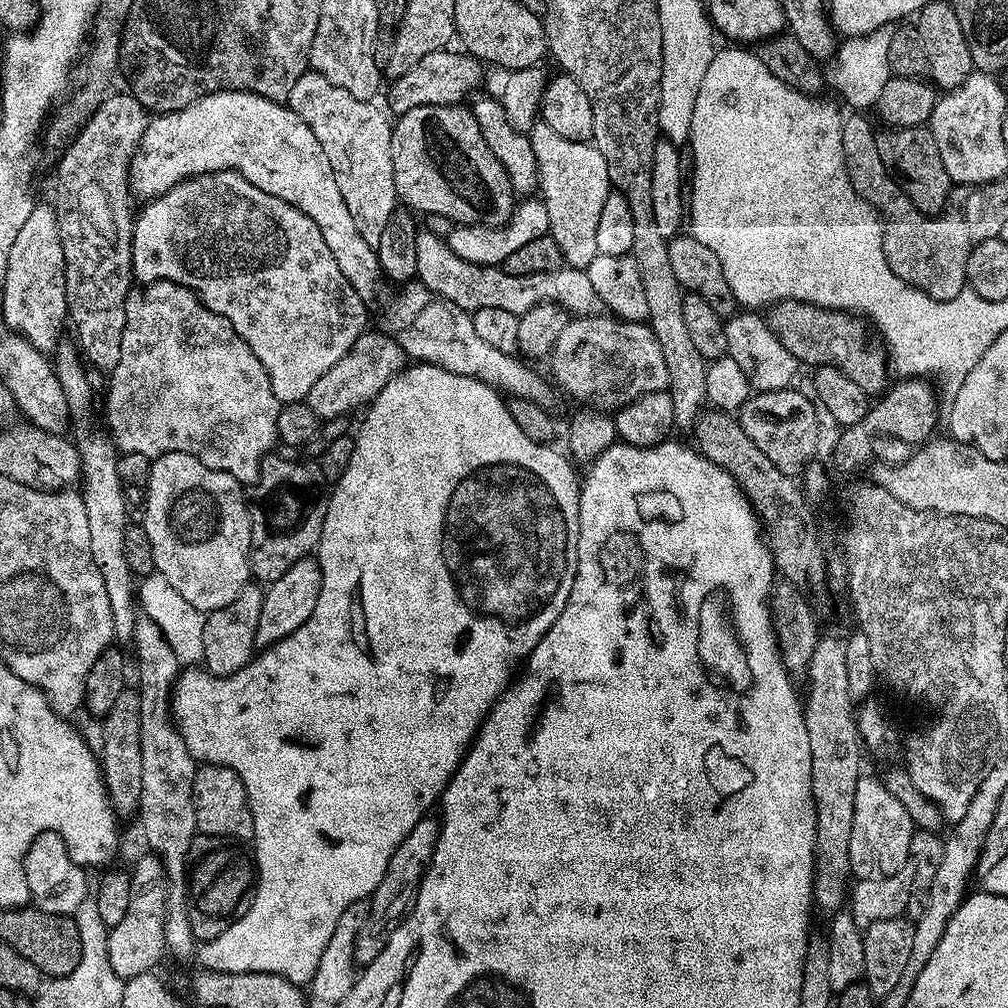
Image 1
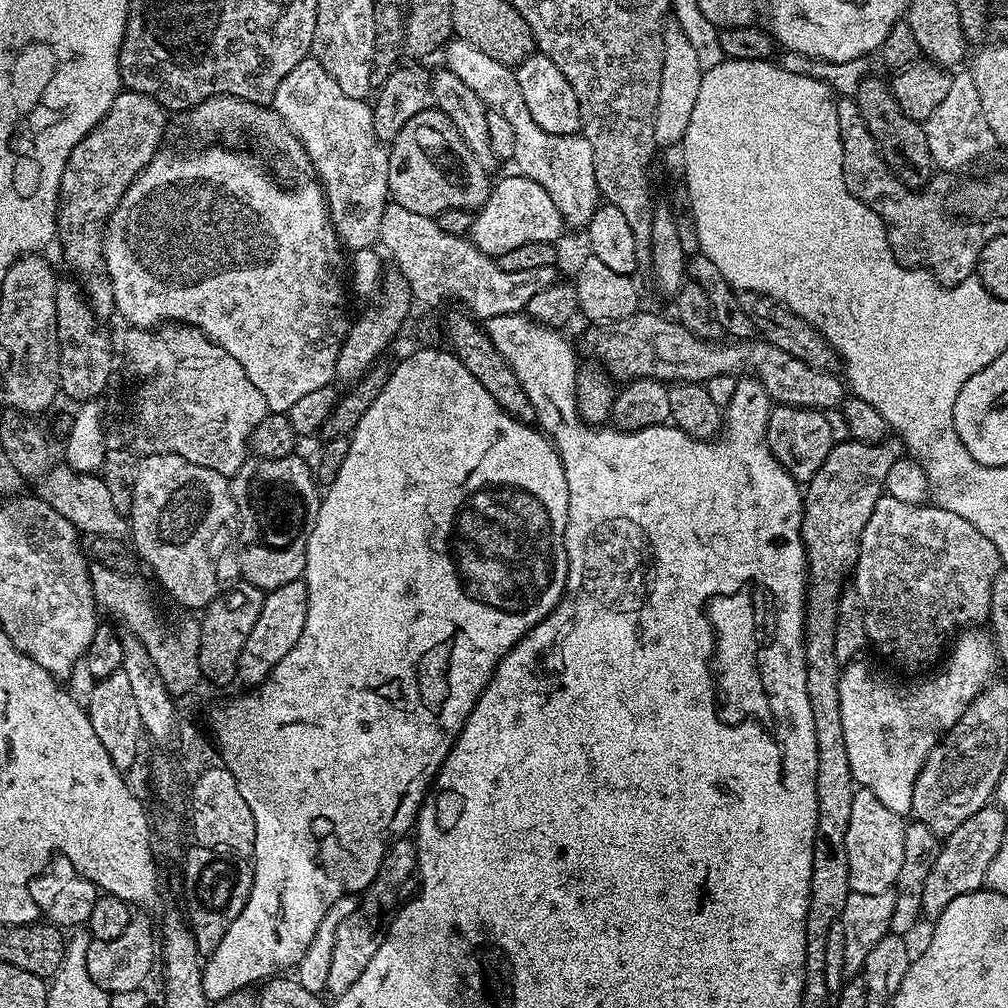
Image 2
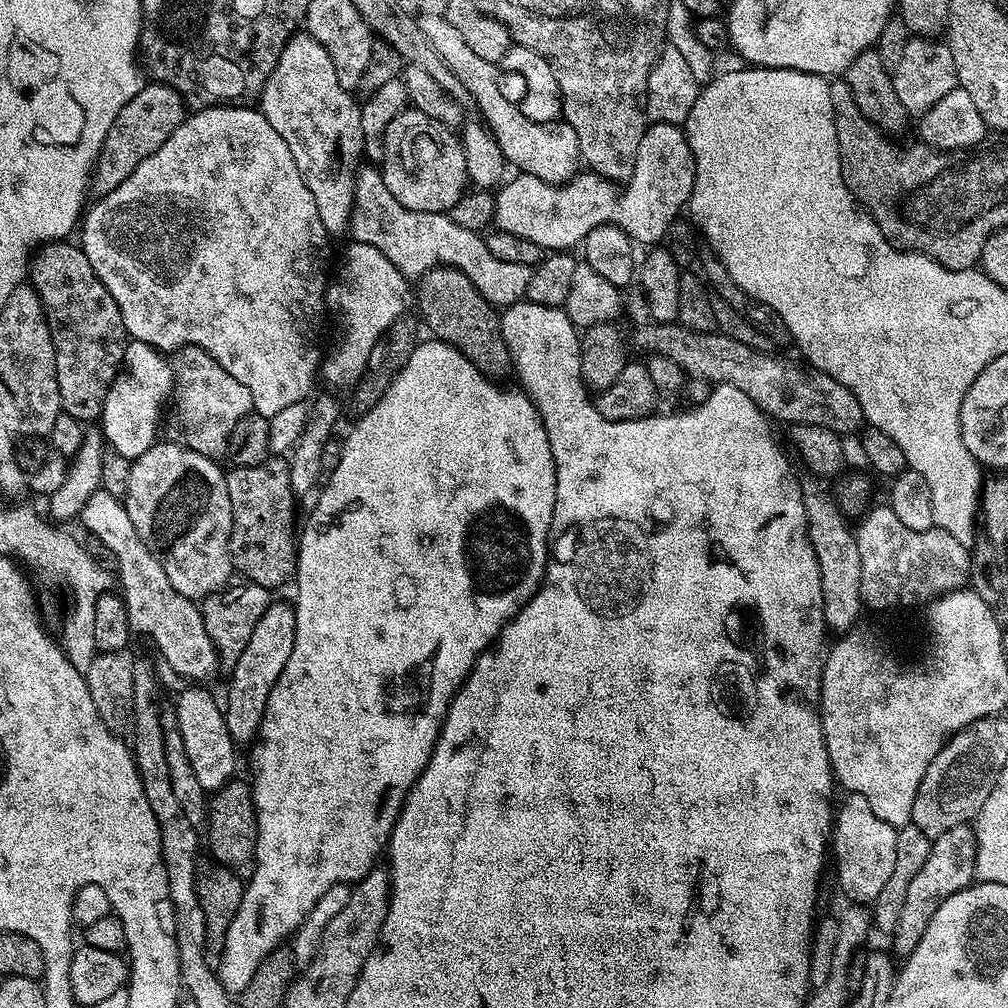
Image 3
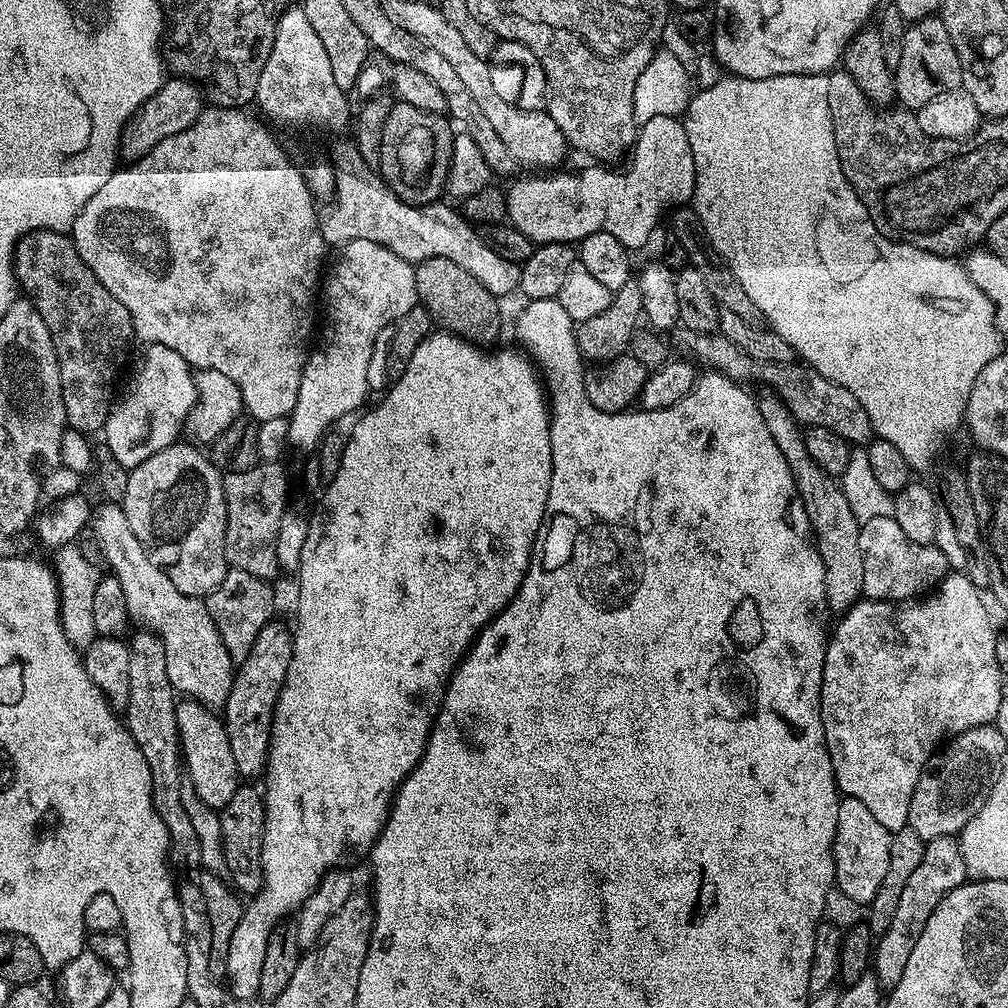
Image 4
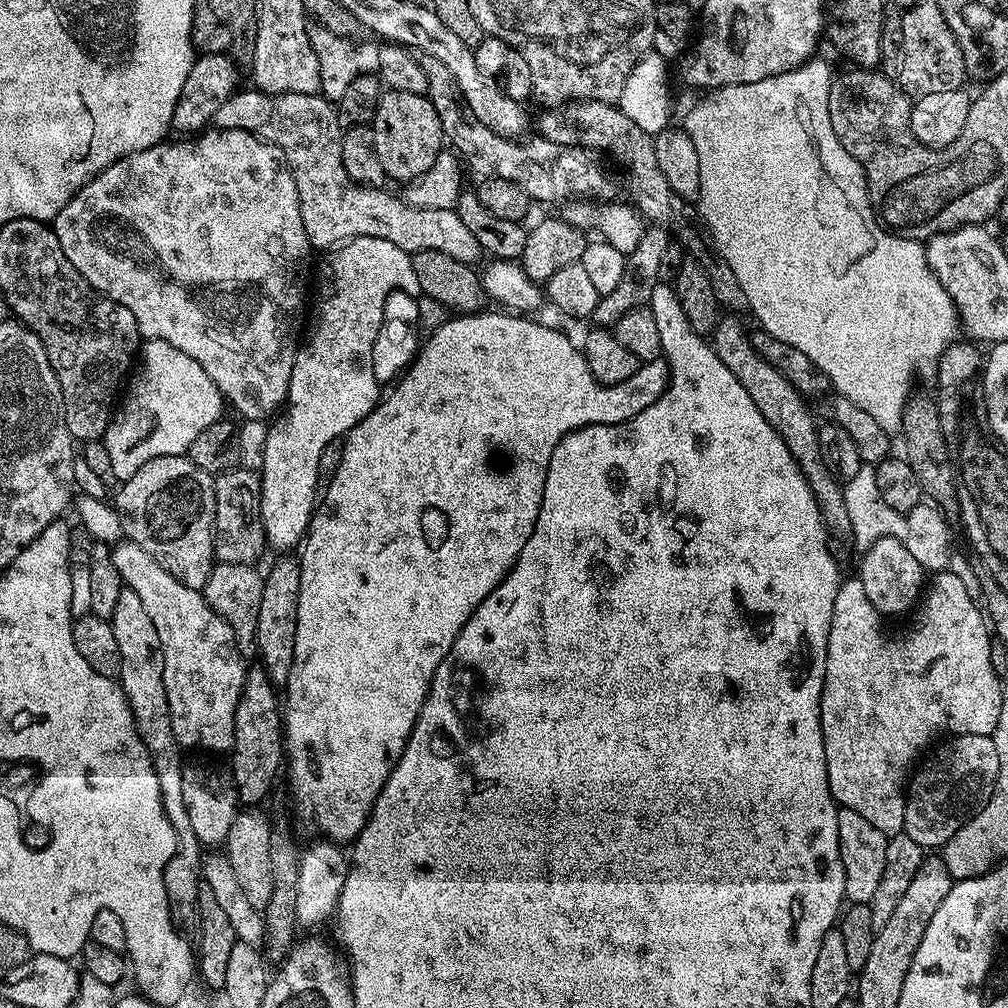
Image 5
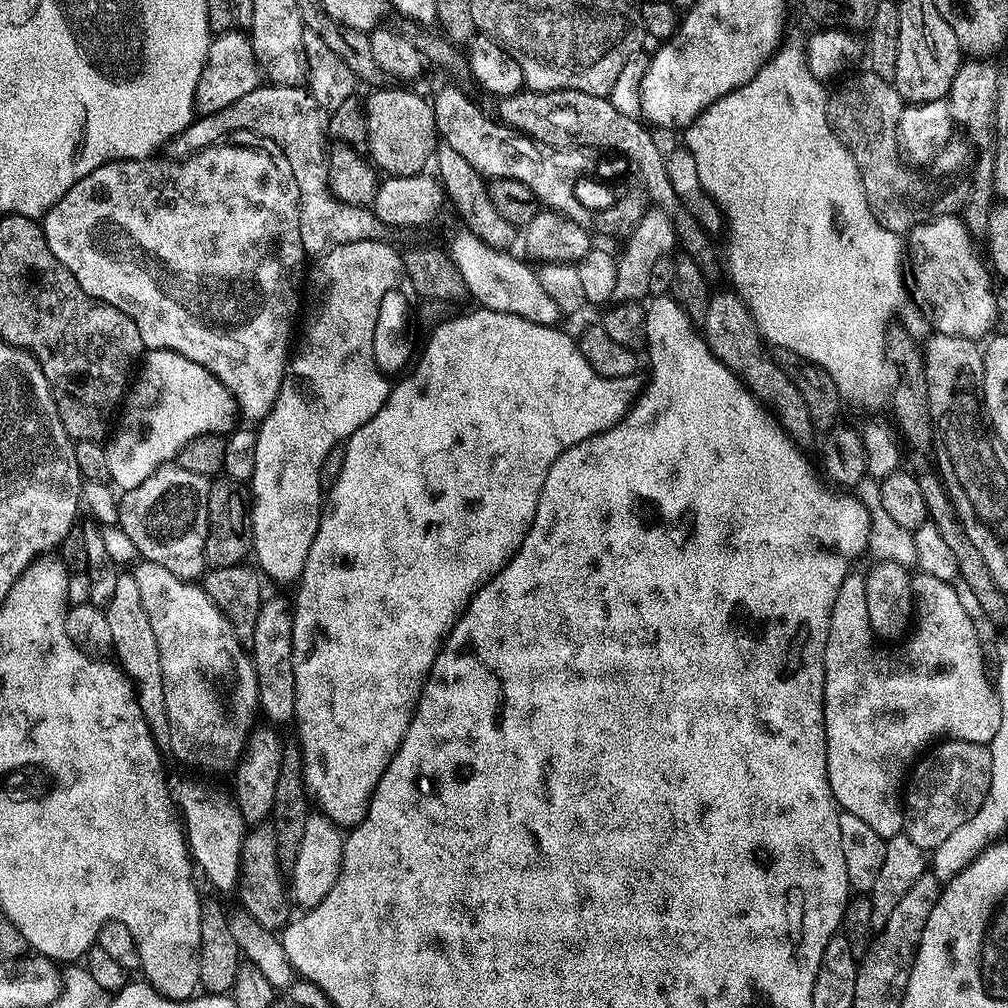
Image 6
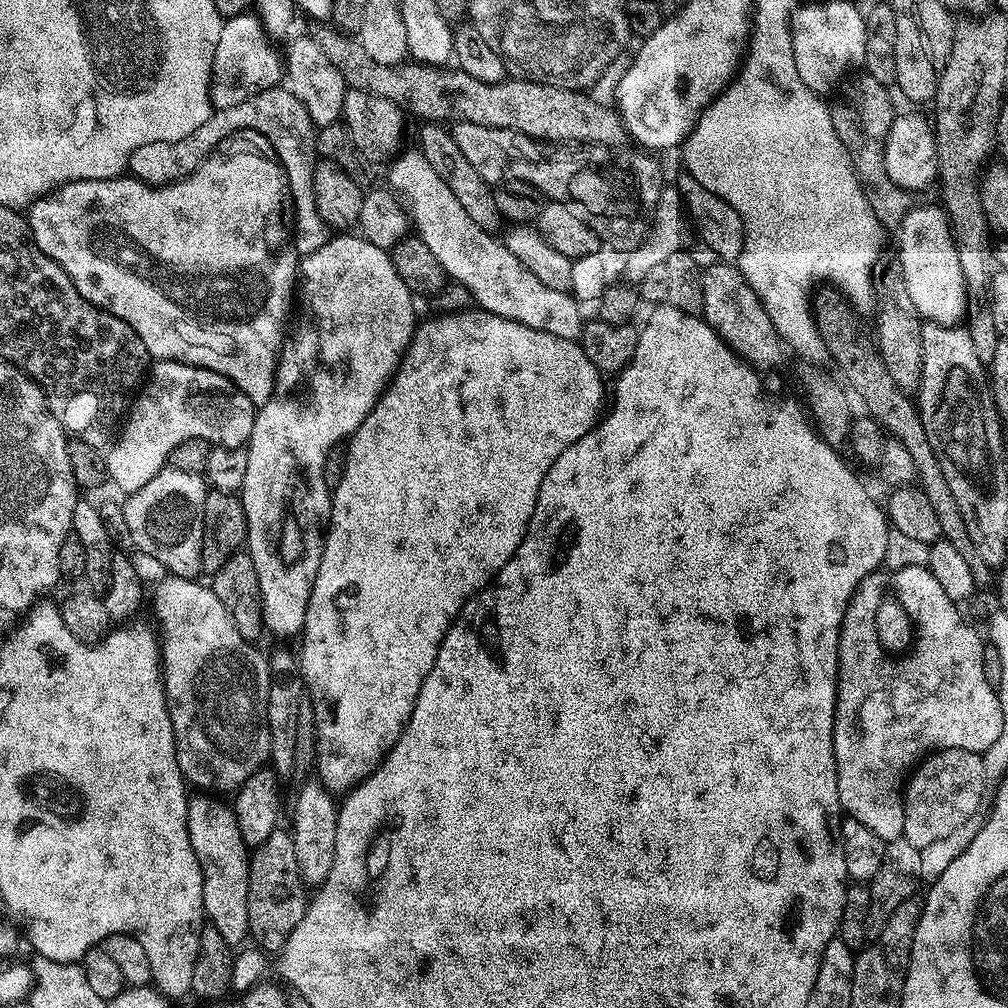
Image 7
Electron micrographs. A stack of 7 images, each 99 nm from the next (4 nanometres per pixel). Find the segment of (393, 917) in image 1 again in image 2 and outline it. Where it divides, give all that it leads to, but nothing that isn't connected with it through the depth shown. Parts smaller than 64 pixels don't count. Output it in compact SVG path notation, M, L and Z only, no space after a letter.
M411 839L397 840L382 858L382 866L374 882L370 882L370 886L359 897L354 914L350 914L338 925L338 934L334 934L334 951L330 957L330 974L326 977L327 991L332 992L333 997L350 990L350 986L358 982L370 958L374 958L374 954L378 954L378 946L382 946L390 917L417 891L416 854L416 846Z

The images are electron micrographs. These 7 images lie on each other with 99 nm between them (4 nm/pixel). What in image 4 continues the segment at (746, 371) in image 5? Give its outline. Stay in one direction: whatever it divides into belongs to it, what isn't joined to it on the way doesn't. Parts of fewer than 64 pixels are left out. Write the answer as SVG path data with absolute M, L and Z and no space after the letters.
M764 386L761 389L761 392L755 393L758 414L762 414L762 422L766 422L766 430L770 430L770 438L774 438L778 450L782 450L782 458L786 458L786 466L790 466L790 474L794 474L796 489L802 498L802 506L806 510L808 520L812 524L814 543L822 558L826 602L833 613L843 614L864 596L861 524L854 518L854 513L846 502L841 481L837 477L826 474L826 470L822 470L822 466L818 466L814 458L810 458L810 450L806 450L804 441L805 429L796 421L786 402L771 388Z

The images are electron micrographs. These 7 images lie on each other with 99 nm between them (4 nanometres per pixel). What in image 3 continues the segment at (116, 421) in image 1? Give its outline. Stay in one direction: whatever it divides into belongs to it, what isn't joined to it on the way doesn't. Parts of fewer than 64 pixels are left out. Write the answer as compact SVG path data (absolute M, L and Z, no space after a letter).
M200 348L179 349L170 365L175 376L174 395L170 401L172 432L176 435L173 437L191 452L223 457L228 451L228 439L234 426L253 411L250 390Z

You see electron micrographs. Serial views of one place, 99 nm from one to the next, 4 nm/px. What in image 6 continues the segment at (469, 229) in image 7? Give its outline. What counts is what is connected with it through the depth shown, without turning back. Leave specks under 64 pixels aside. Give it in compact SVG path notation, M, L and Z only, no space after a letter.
M470 230L463 231L453 238L450 255L462 274L467 295L473 296L479 307L514 314L539 324L556 326L561 323L562 313L558 302L554 302L554 298L542 290L542 282L538 282L533 265L523 264L518 257L512 256L516 254L511 251L482 242L482 238Z

